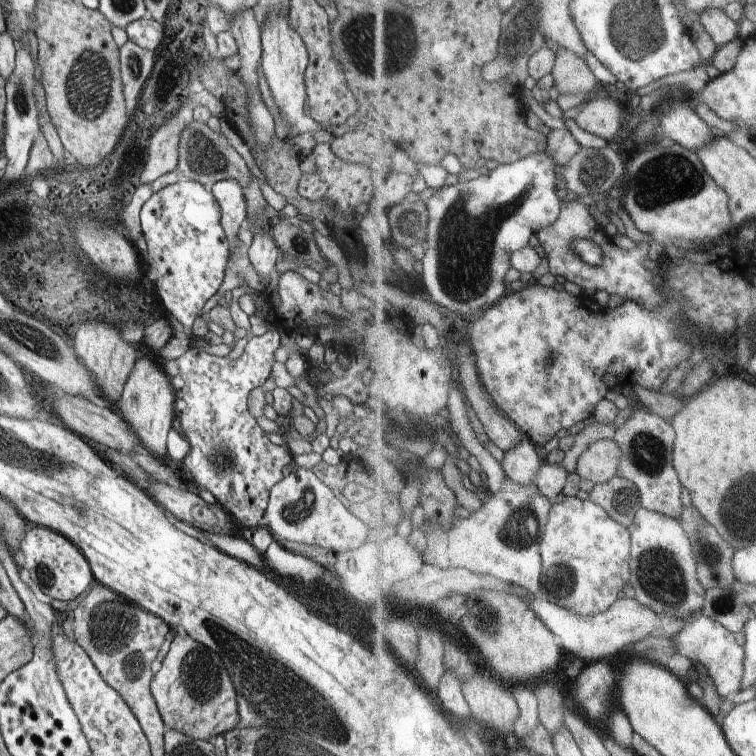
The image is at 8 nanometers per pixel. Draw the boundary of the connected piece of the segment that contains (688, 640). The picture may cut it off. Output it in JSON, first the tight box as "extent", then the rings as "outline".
{"extent":[675,614,747,698],"outline":[[[701,614],[695,621],[690,621],[686,630],[675,640],[678,640],[678,653],[690,657],[697,667],[705,666],[707,670],[710,670],[714,666],[712,674],[716,678],[718,690],[725,698],[731,698],[732,692],[740,692],[744,689],[747,673],[747,648],[738,642],[732,629],[726,628],[715,618]]]}

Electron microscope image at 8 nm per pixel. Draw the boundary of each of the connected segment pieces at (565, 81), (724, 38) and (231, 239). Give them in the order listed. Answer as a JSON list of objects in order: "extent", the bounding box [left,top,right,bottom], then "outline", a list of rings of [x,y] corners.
[{"extent":[552,48,600,95],"outline":[[[564,48],[558,50],[558,62],[552,72],[554,84],[559,94],[588,94],[594,95],[600,80],[590,68],[586,58]]]},{"extent":[701,8,742,47],"outline":[[[712,8],[702,12],[701,22],[722,47],[740,38],[742,24],[736,22],[726,9]]]},{"extent":[211,178,248,254],"outline":[[[228,178],[228,180],[216,182],[211,188],[211,192],[214,194],[216,202],[220,204],[220,224],[224,228],[226,240],[230,244],[229,254],[232,254],[238,248],[238,230],[248,212],[244,187],[238,180]]]}]

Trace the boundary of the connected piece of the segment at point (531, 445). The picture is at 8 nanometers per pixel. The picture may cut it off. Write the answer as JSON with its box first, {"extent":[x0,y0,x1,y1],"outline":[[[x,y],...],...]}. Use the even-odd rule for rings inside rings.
{"extent":[504,438,545,484],"outline":[[[531,438],[522,440],[516,444],[516,448],[508,450],[504,458],[504,466],[509,476],[512,476],[520,484],[532,484],[539,480],[539,474],[545,465],[540,456],[540,448]]]}

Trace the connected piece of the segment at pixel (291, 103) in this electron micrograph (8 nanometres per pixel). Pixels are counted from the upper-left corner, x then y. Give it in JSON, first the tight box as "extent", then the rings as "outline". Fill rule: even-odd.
{"extent":[261,12,322,137],"outline":[[[289,12],[282,14],[268,14],[261,25],[261,65],[262,72],[268,82],[268,88],[274,98],[274,104],[278,106],[280,114],[286,122],[290,122],[289,137],[302,134],[303,132],[314,133],[321,130],[322,126],[317,123],[306,110],[307,92],[305,87],[305,72],[309,63],[307,48],[300,34],[290,24]]]}

